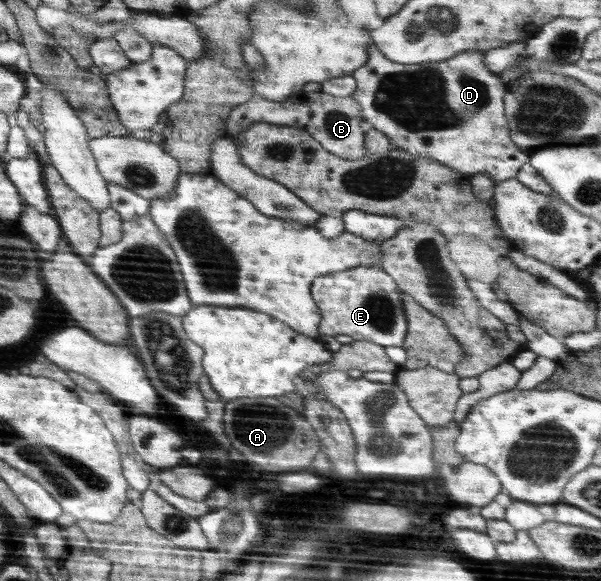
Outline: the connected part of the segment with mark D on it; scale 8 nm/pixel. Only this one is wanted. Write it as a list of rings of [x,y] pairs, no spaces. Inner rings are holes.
[[[374,45],[368,47],[368,60],[366,65],[359,67],[357,71],[351,75],[356,81],[356,90],[352,93],[351,97],[360,105],[360,114],[365,123],[370,127],[381,130],[389,138],[392,147],[401,148],[404,152],[410,153],[412,156],[427,157],[438,161],[440,164],[449,166],[456,172],[469,174],[473,176],[475,174],[488,175],[496,186],[498,182],[505,181],[511,178],[515,178],[519,168],[522,165],[528,163],[530,155],[527,155],[527,151],[519,149],[510,138],[510,129],[504,110],[504,95],[506,92],[506,85],[499,80],[499,77],[495,73],[491,73],[487,67],[485,67],[484,51],[483,50],[467,50],[466,52],[458,53],[453,57],[447,58],[445,61],[435,61],[435,63],[417,64],[417,65],[405,65],[401,63],[395,63],[387,59]]]

